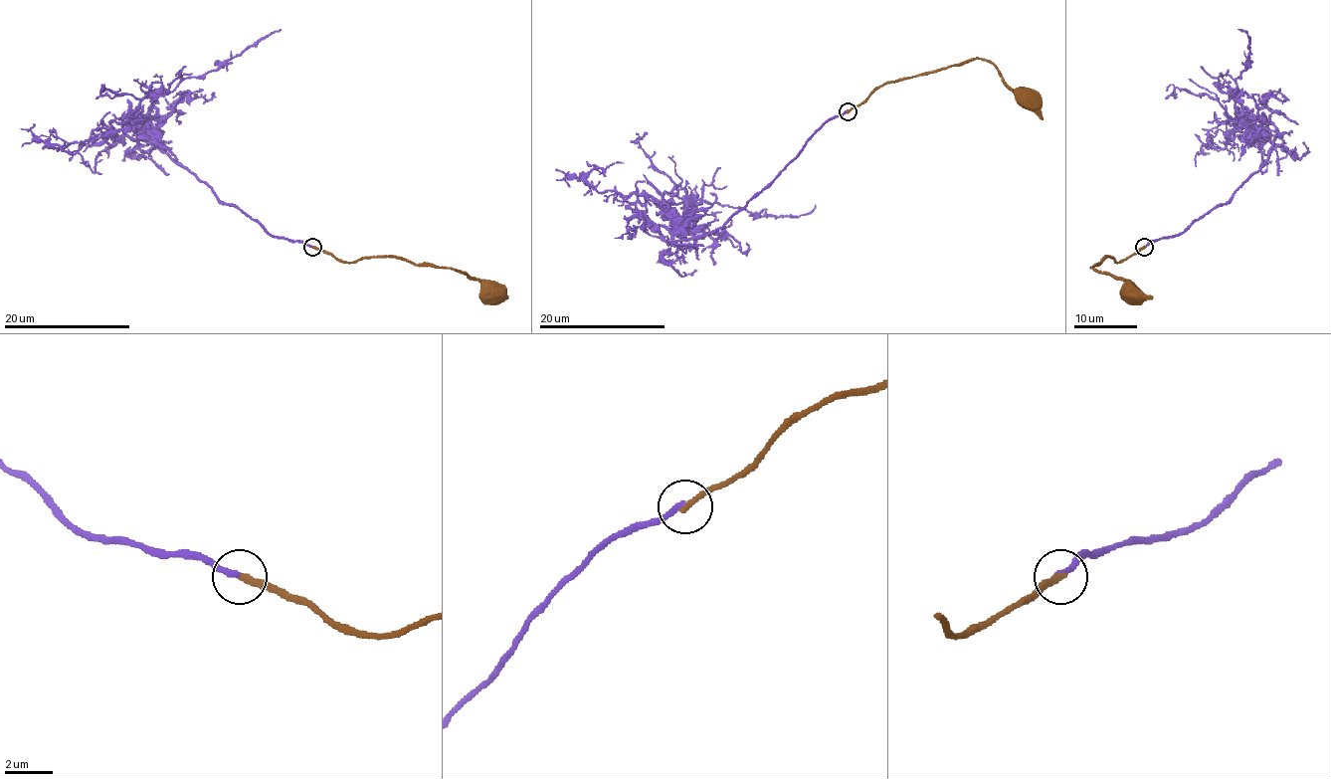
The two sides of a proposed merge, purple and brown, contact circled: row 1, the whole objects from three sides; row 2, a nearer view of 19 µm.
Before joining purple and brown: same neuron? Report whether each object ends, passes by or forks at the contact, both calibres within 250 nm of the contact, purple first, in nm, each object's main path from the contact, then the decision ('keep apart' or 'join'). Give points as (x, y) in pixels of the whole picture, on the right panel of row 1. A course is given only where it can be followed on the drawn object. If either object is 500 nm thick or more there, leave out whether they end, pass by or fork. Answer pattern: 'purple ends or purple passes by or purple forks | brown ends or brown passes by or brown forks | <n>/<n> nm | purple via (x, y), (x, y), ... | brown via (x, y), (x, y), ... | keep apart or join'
purple ends | brown ends | 260/280 nm | purple via (1144, 247), (1184, 233), (1225, 205), (1265, 162), (1273, 138), (1235, 91), (1249, 45), (1246, 33), (1237, 29) | brown via (1144, 247), (1123, 260), (1115, 262), (1106, 257), (1092, 268), (1120, 278), (1125, 282), (1122, 292), (1128, 294) | join

